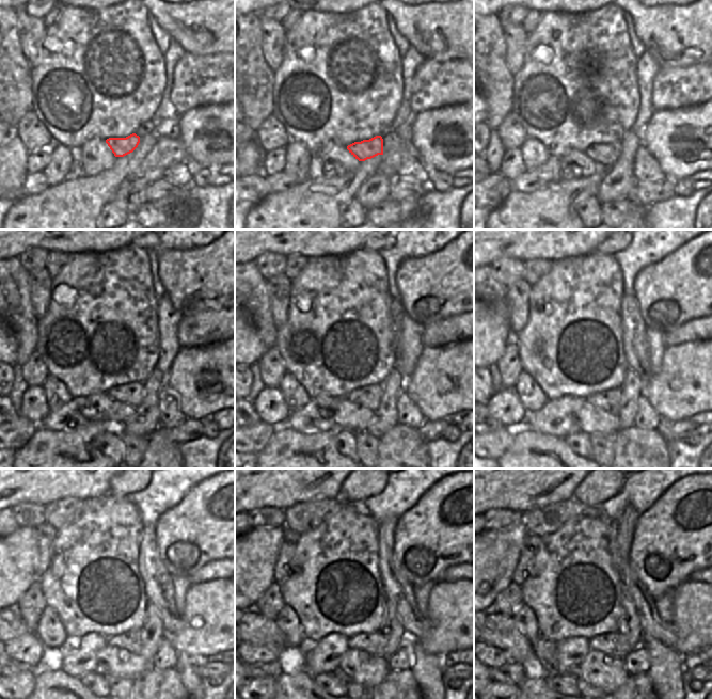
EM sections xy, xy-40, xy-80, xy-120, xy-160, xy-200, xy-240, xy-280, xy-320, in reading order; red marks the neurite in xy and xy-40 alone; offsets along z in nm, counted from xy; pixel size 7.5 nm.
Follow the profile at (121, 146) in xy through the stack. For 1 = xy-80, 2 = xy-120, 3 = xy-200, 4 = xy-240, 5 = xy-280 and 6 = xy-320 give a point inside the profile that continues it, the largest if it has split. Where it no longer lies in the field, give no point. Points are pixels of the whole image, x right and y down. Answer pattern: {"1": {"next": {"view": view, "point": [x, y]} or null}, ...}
{"1": {"next": {"view": "xy-80", "point": [606, 155]}}, "2": {"next": {"view": "xy-120", "point": [131, 394]}}, "3": {"next": {"view": "xy-200", "point": [610, 400]}}, "4": {"next": {"view": "xy-240", "point": [131, 640]}}, "5": {"next": {"view": "xy-280", "point": [374, 644]}}, "6": {"next": {"view": "xy-320", "point": [616, 645]}}}

